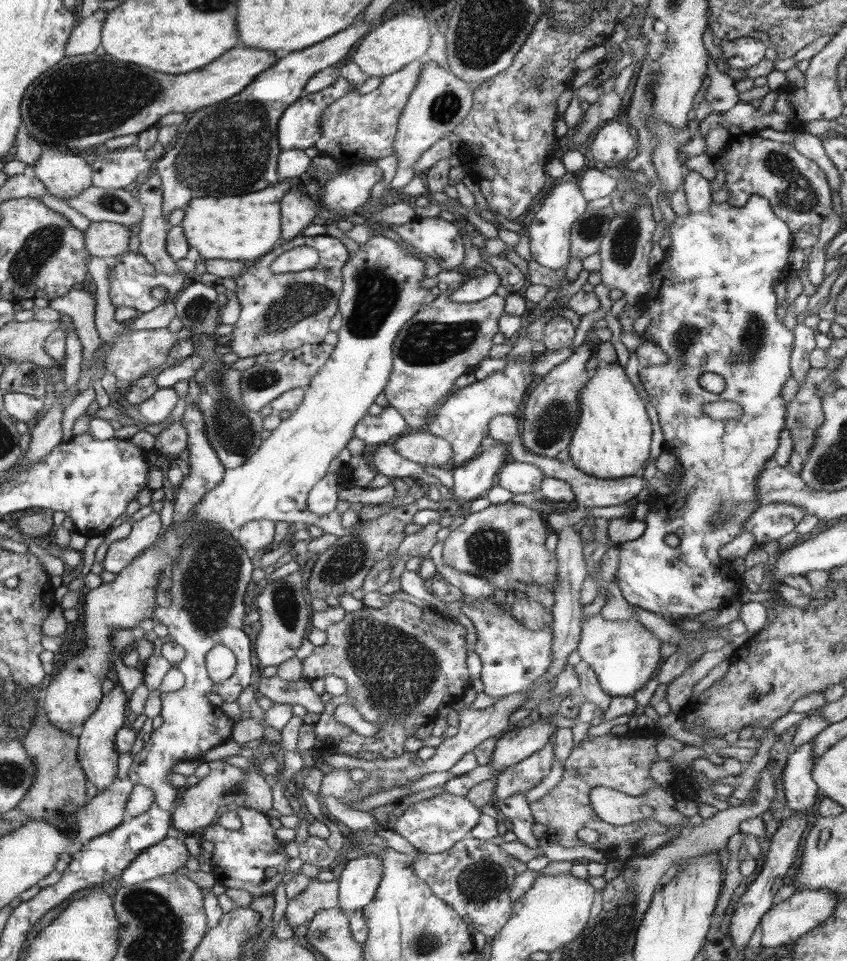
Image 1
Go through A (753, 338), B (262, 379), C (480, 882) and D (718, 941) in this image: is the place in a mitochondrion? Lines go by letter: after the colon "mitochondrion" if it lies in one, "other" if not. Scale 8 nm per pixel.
A: mitochondrion
B: mitochondrion
C: mitochondrion
D: other

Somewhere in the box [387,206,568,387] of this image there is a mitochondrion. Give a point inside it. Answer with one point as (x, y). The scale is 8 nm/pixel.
(426, 342)

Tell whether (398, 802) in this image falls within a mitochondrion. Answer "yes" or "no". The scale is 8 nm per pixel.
no

